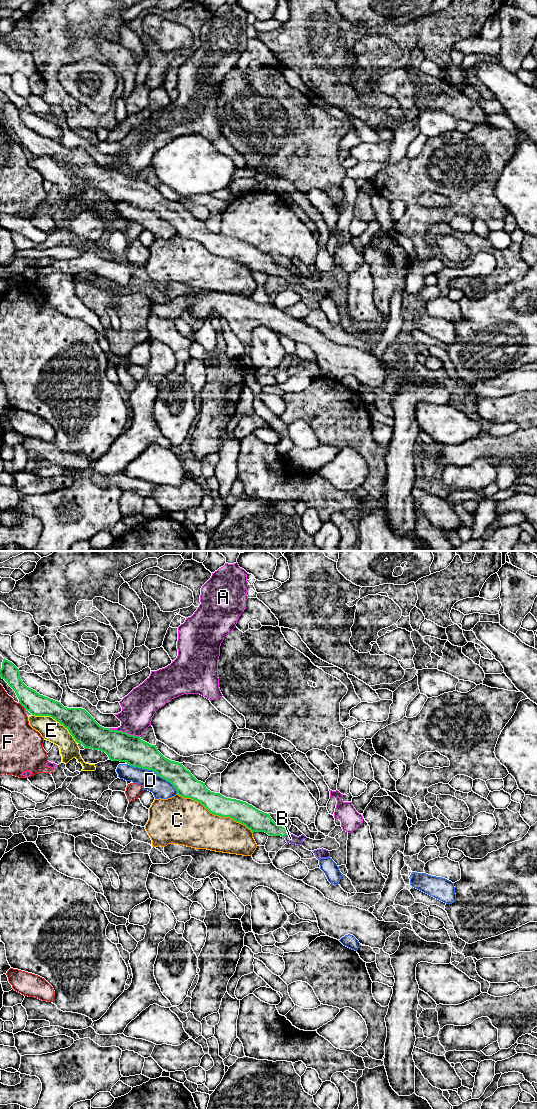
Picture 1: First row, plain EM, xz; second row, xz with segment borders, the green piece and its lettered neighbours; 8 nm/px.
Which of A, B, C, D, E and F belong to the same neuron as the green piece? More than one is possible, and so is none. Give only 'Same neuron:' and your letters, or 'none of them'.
Same neuron: B

